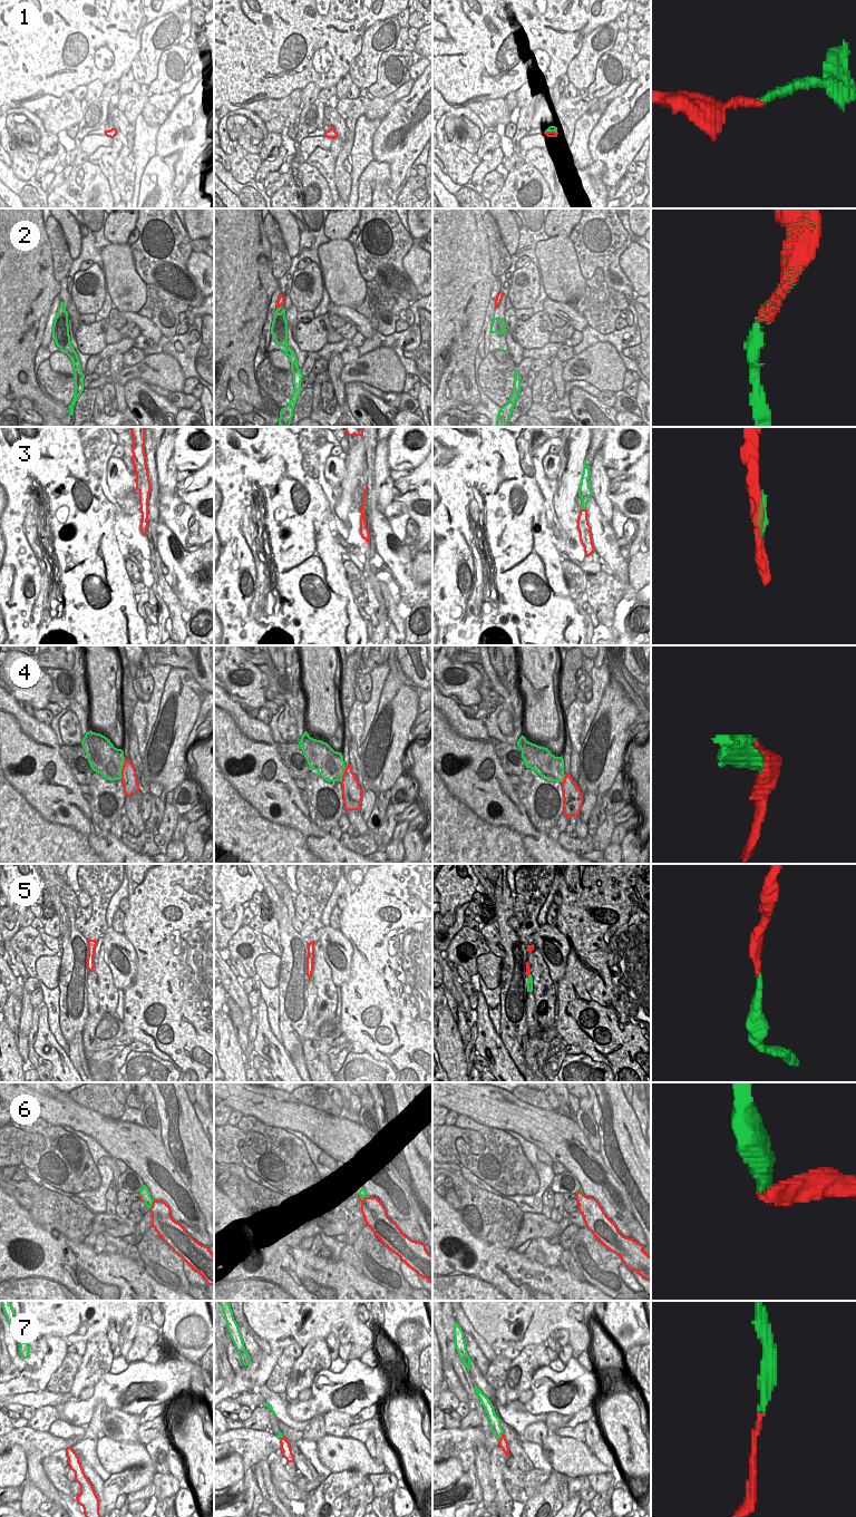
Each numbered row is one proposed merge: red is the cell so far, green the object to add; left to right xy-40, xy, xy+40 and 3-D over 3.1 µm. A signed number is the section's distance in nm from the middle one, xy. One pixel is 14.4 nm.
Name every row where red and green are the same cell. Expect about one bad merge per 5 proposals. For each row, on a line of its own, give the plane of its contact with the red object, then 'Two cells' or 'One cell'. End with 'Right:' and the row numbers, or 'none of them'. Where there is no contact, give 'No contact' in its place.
1: Touches red in xy+40. One cell
2: Touches red in xy. One cell
3: Touches red in xy+40. Two cells
4: Touches red in xy-40. One cell
5: Touches red in xy. One cell
6: Touches red in xy. One cell
7: Touches red in xy+40. One cell
Right: 1, 2, 4, 5, 6, 7

